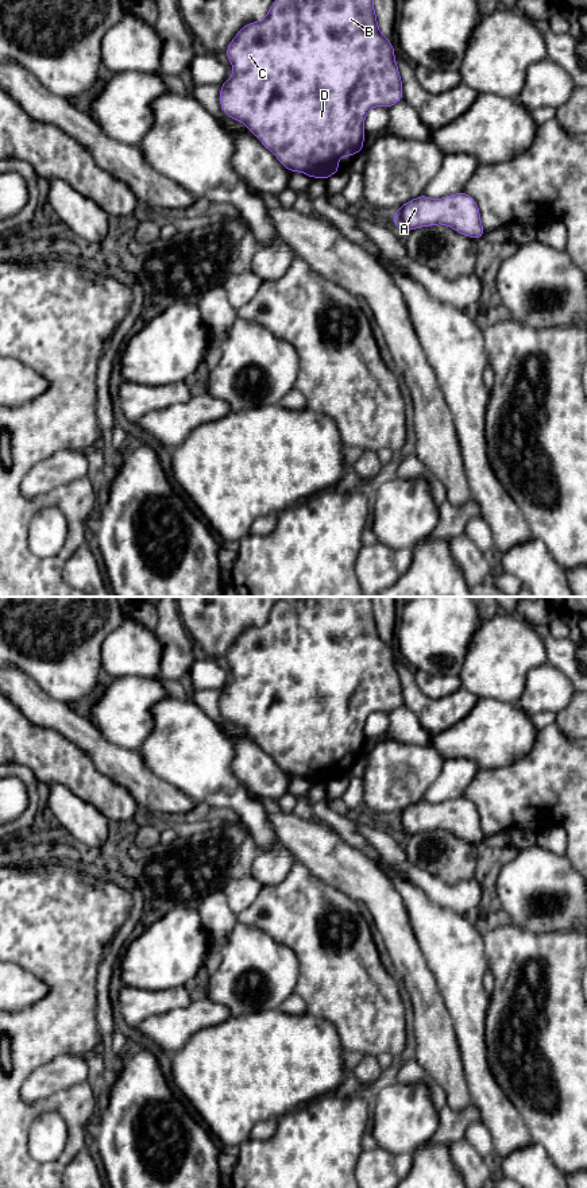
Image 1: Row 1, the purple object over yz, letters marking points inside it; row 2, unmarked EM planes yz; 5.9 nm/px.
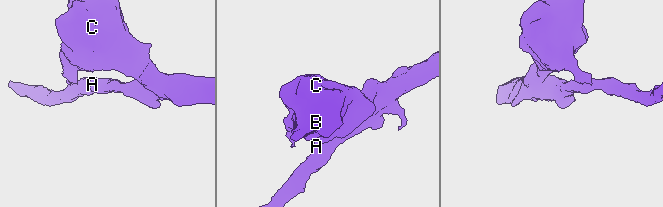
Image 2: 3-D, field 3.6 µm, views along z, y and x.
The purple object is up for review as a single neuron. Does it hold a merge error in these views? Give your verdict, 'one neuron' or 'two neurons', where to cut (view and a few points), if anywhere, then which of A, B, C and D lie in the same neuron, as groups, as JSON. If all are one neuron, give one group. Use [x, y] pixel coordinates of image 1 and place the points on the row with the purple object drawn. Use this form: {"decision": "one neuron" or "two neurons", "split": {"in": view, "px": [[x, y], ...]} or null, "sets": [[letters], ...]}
{"decision": "one neuron", "split": null, "sets": [["A", "B", "C", "D"]]}

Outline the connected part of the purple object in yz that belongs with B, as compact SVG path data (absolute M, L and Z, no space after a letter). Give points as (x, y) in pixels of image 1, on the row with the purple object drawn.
M274 0L267 16L259 22L251 22L242 27L225 50L233 76L227 78L220 88L220 108L231 119L240 122L270 150L281 165L289 171L300 171L310 178L328 180L339 173L339 158L354 157L363 150L364 120L374 107L391 108L402 100L403 89L399 70L395 62L393 43L381 32L374 11L374 0Z

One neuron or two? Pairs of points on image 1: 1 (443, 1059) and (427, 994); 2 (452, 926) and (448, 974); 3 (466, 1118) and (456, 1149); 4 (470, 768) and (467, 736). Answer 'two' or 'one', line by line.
1: one
2: one
3: two
4: two

